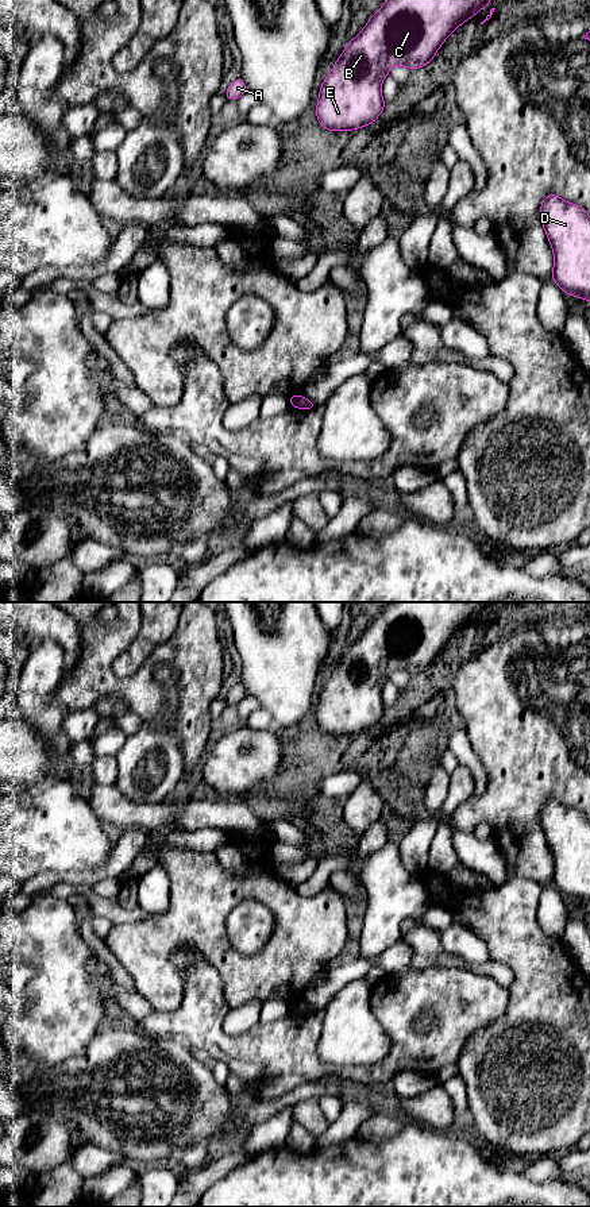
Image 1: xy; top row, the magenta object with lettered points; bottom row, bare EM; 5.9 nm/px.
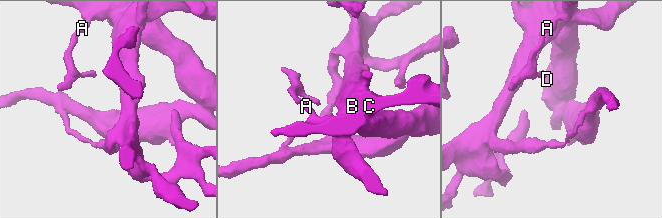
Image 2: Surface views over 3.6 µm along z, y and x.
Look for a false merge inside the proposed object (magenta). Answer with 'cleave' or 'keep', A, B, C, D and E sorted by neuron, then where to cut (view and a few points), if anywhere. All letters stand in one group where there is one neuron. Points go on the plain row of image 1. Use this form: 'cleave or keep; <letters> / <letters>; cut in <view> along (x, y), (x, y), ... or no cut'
cleave; A D / B C E; cut in xy along (307, 1005), (304, 1013)

